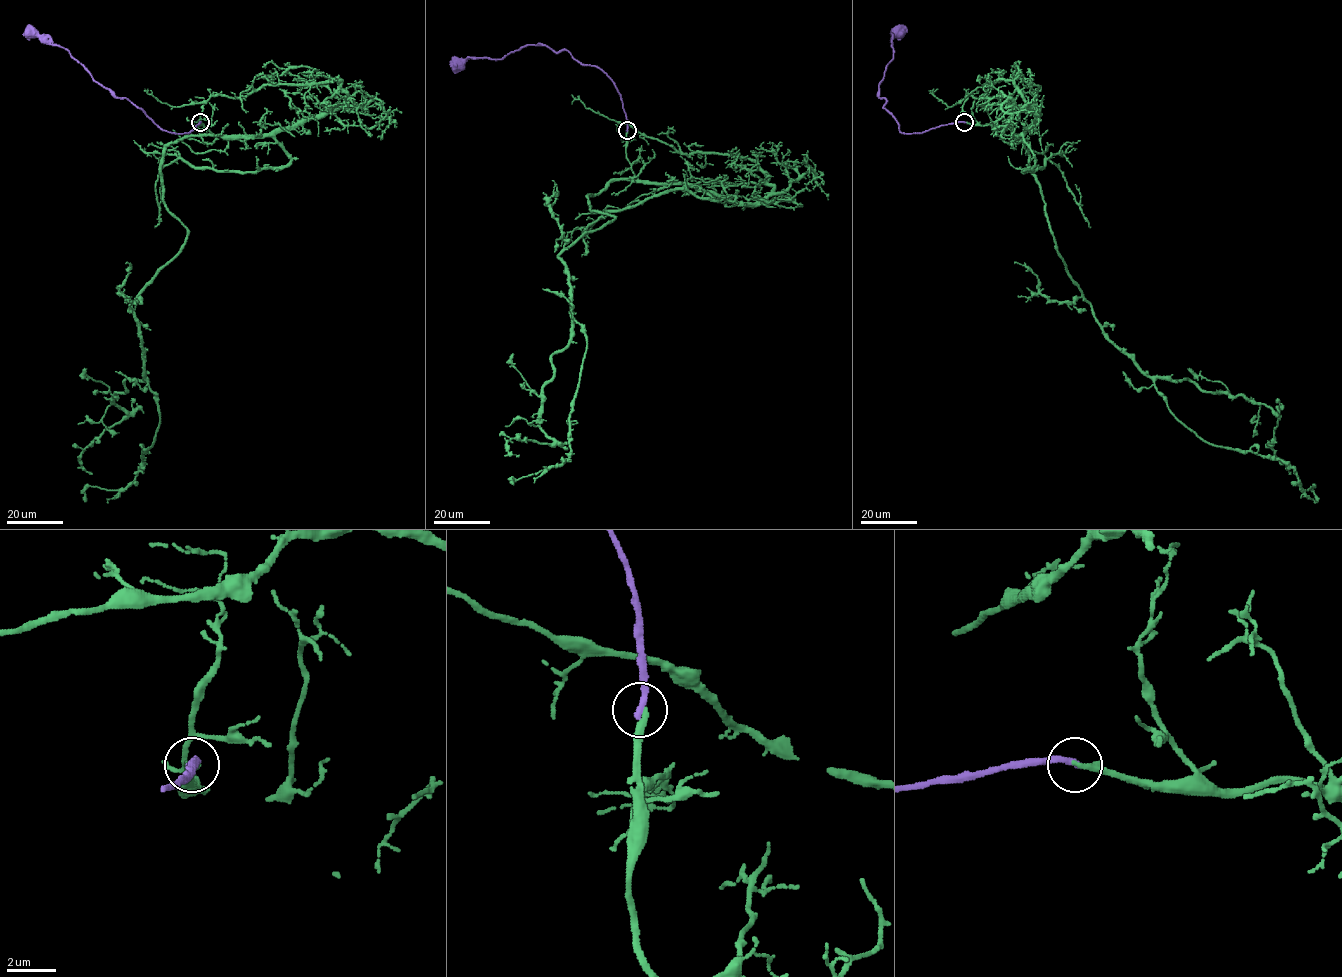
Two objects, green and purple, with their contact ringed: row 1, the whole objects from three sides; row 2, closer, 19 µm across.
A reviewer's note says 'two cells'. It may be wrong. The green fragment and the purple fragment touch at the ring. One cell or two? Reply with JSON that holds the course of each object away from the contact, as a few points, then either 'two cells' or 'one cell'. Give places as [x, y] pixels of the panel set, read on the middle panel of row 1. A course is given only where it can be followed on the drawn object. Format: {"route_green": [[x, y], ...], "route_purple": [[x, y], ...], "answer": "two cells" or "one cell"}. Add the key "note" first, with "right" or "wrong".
{"note": "right", "route_green": [[627, 130], [638, 180], [588, 195], [613, 219], [558, 256], [586, 341], [570, 457], [513, 484]], "route_purple": [[627, 130], [613, 81], [565, 50], [525, 45], [500, 59], [457, 62]], "answer": "two cells"}

